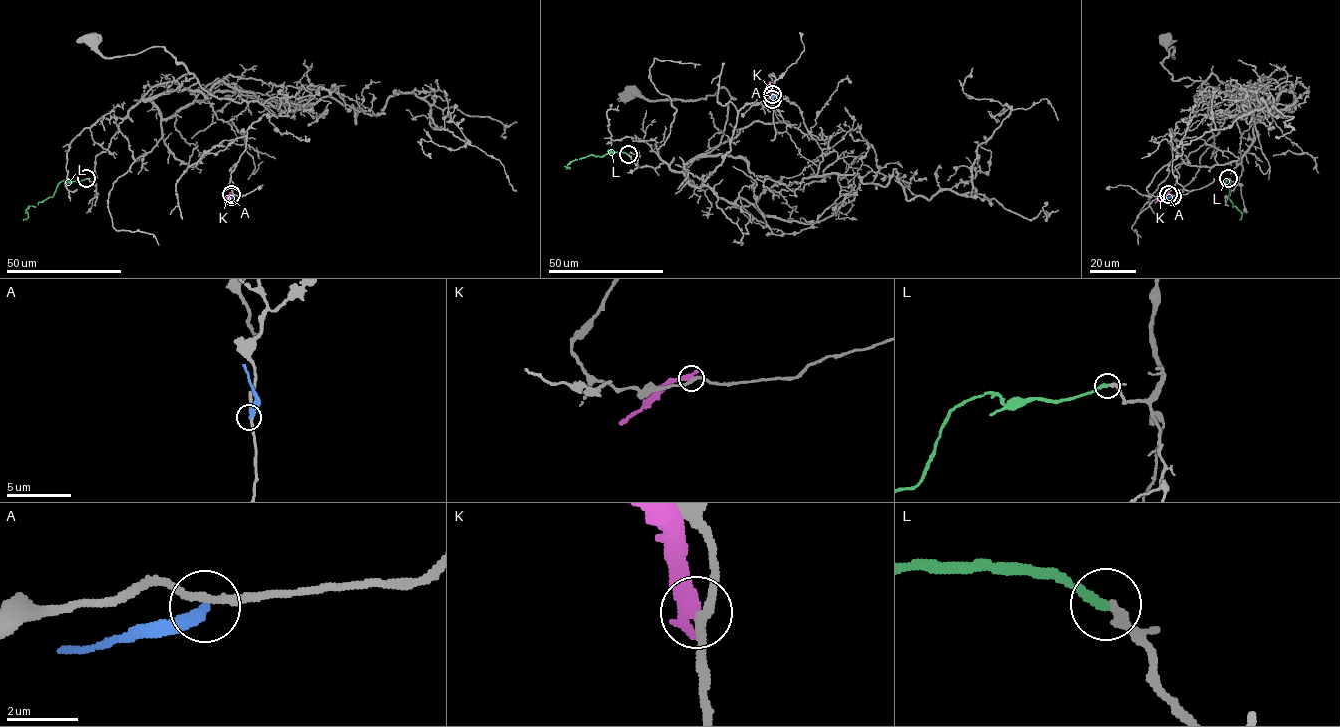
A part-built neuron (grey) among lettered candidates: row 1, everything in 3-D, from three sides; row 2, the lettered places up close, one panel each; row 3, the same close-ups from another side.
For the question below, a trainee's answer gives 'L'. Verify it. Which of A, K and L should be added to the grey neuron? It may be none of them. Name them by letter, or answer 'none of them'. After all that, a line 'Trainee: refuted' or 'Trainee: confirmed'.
L
Trainee: confirmed

